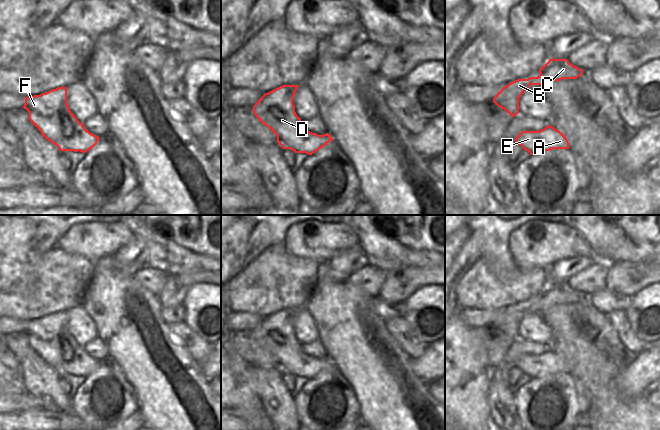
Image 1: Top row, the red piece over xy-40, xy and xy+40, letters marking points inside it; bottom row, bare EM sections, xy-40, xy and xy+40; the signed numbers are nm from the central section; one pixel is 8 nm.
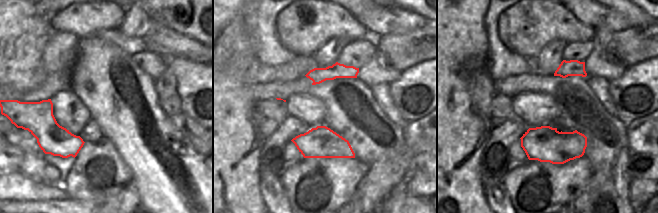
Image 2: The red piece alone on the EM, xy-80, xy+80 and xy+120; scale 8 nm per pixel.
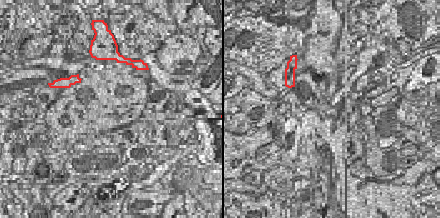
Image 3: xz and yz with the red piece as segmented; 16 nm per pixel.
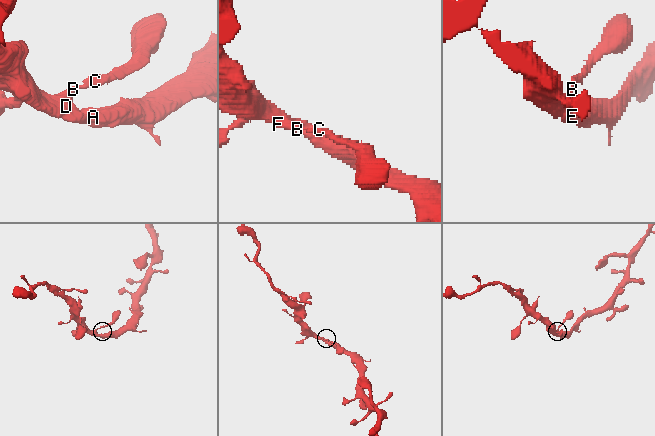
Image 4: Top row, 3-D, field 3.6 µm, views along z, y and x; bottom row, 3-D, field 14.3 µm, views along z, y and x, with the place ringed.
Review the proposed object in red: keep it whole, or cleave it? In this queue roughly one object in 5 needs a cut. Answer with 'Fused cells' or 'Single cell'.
Single cell.

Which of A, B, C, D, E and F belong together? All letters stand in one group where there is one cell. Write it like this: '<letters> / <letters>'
A B C D E F

